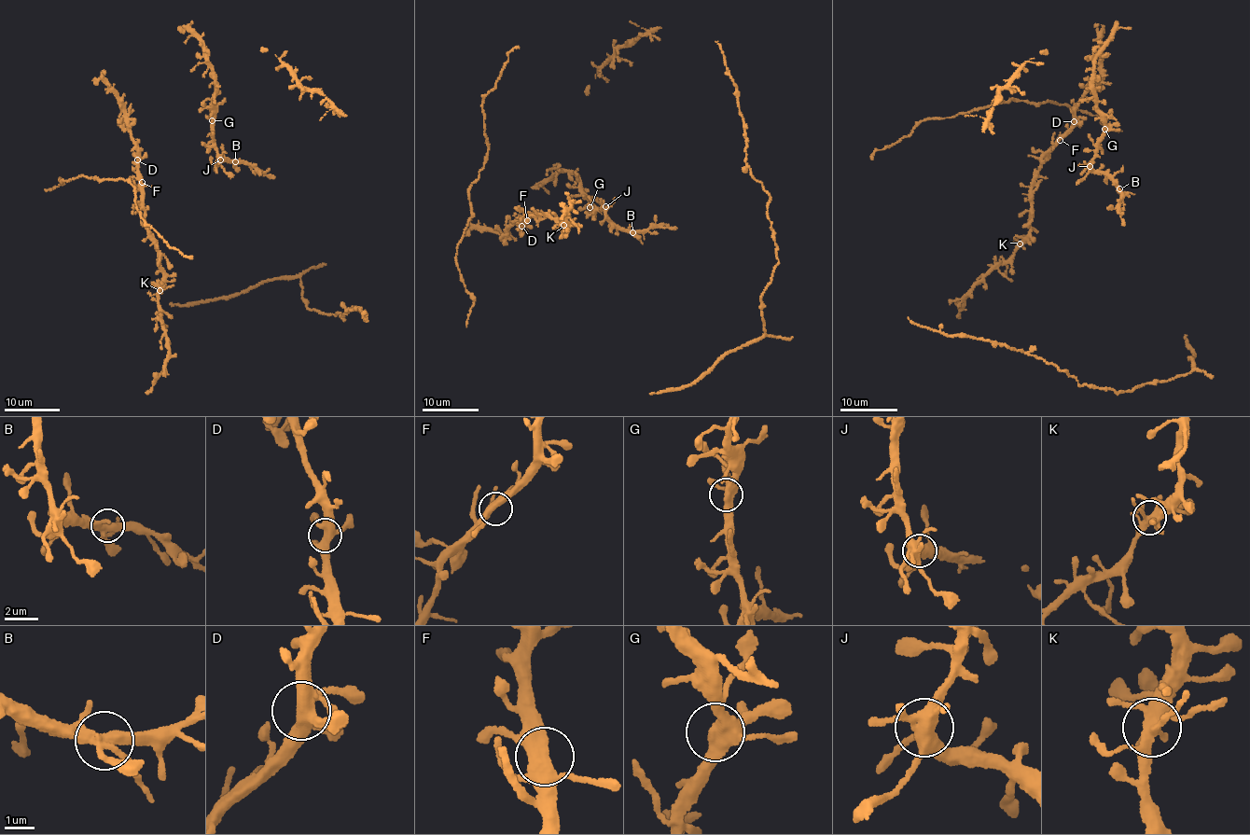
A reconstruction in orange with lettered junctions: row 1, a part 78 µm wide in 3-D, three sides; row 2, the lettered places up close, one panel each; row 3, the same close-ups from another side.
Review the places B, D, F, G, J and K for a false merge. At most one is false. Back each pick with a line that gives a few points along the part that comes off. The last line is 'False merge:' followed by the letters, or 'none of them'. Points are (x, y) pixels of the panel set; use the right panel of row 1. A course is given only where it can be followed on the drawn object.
False merge: none of them

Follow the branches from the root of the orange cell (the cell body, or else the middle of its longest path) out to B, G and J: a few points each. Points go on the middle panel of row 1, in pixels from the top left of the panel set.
B: (675, 227), (655, 226), (633, 232)
G: (675, 227), (655, 226), (626, 231), (609, 219), (601, 207), (590, 207)
J: (675, 227), (655, 226), (626, 231), (609, 219), (605, 206)

